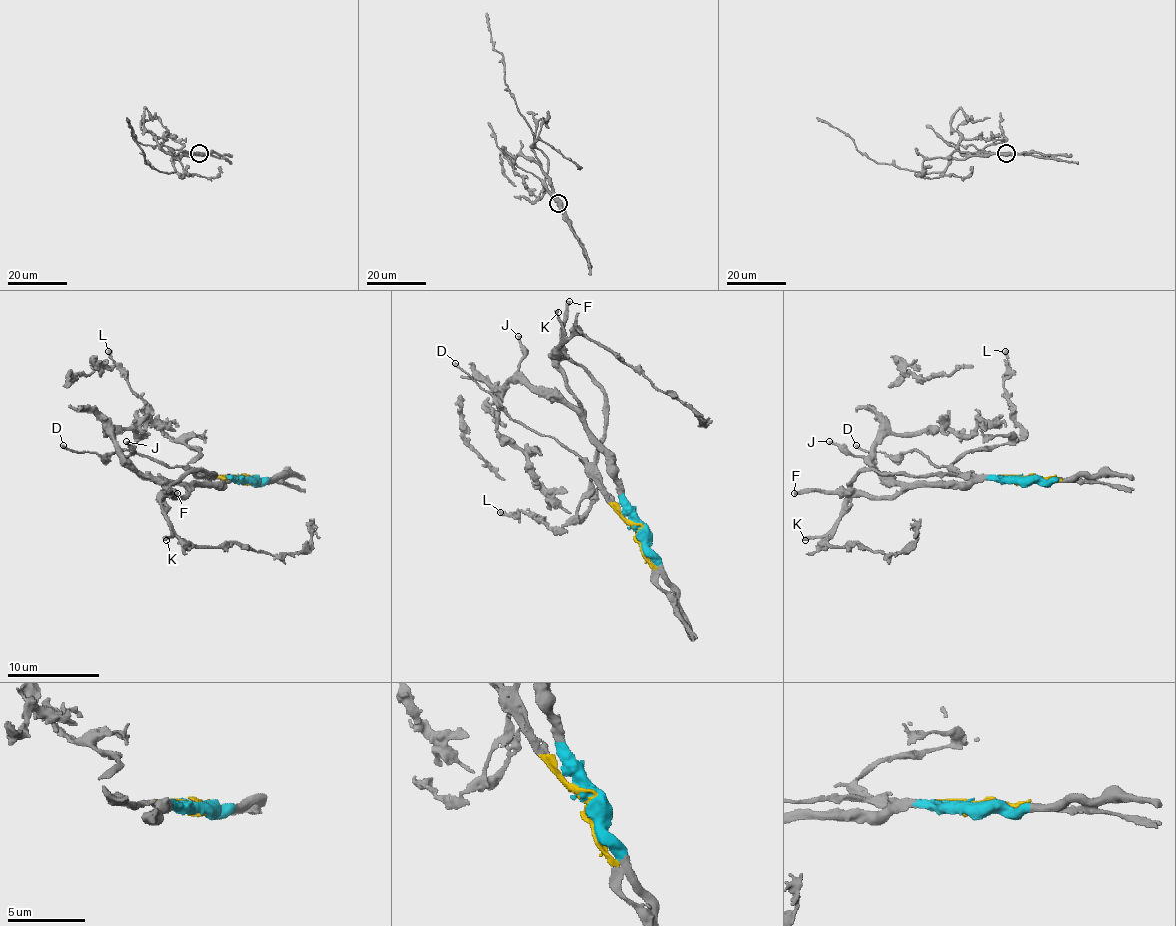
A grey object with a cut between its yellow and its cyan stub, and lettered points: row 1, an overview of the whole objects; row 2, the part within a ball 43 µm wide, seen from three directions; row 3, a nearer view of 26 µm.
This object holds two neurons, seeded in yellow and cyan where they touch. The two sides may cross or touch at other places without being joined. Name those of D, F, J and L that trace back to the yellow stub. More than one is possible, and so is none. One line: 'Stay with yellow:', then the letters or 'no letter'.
Stay with yellow: D, L

